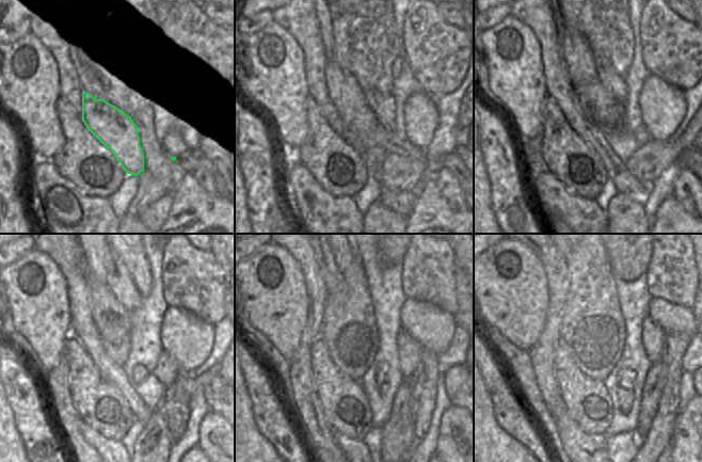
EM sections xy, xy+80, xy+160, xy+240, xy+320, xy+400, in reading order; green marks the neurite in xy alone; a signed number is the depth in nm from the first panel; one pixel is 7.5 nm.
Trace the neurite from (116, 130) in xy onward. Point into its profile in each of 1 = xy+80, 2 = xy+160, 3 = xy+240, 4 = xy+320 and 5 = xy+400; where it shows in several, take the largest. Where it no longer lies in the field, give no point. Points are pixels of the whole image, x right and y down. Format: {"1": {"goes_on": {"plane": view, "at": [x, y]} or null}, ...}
{"1": {"goes_on": {"plane": "xy+80", "at": [342, 89]}}, "2": {"goes_on": {"plane": "xy+160", "at": [578, 56]}}, "3": {"goes_on": {"plane": "xy+240", "at": [93, 255]}}, "4": {"goes_on": null}, "5": {"goes_on": null}}

